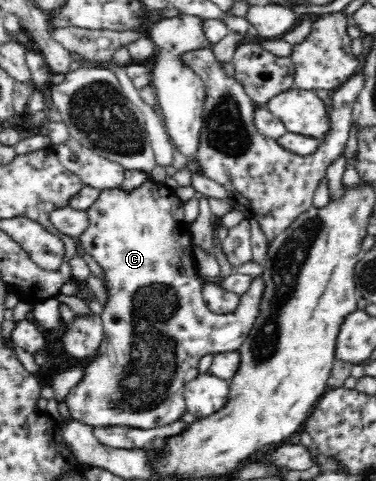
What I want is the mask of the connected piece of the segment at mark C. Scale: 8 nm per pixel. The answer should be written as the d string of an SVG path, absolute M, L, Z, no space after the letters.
M146 180L140 187L102 190L98 199L86 209L87 225L76 238L82 254L91 255L104 271L108 303L100 315L103 340L95 355L90 357L82 379L68 392L65 402L70 419L92 428L134 427L154 430L180 423L186 413L185 387L196 379L198 363L209 354L222 354L241 349L262 311L266 281L259 274L250 277L250 286L239 297L238 308L230 314L214 314L208 310L202 293L203 285L196 276L192 256L192 221L186 217L183 202L174 188L164 183Z

